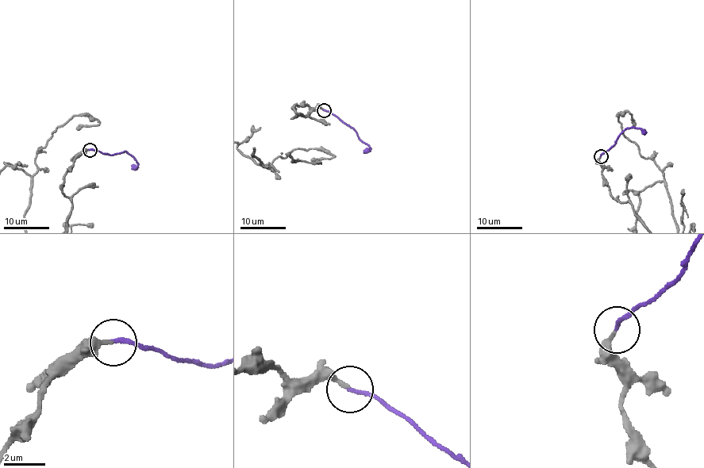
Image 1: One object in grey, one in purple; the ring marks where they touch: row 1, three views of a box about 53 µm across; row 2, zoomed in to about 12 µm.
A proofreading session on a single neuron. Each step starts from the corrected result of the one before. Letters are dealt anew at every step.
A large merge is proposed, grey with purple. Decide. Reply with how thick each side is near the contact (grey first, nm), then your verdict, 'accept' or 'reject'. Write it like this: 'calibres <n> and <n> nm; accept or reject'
calibres 200 and 180 nm; accept

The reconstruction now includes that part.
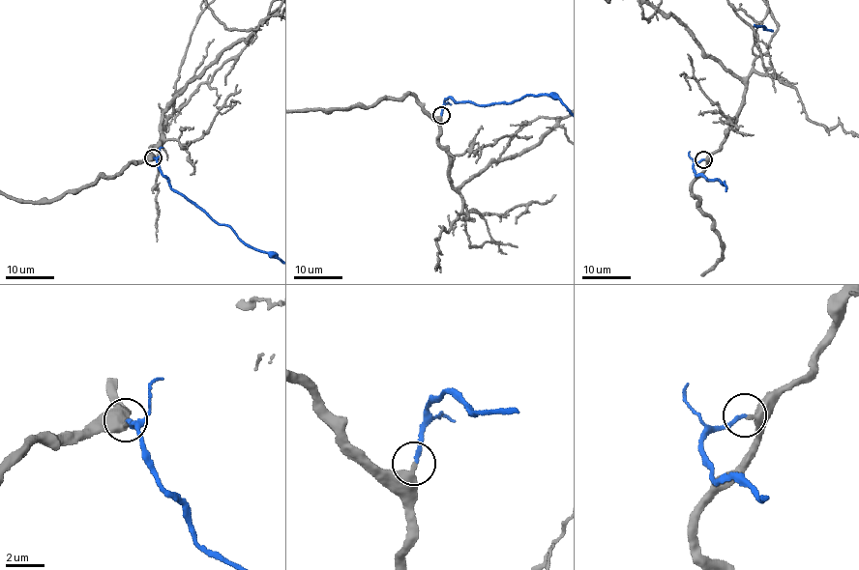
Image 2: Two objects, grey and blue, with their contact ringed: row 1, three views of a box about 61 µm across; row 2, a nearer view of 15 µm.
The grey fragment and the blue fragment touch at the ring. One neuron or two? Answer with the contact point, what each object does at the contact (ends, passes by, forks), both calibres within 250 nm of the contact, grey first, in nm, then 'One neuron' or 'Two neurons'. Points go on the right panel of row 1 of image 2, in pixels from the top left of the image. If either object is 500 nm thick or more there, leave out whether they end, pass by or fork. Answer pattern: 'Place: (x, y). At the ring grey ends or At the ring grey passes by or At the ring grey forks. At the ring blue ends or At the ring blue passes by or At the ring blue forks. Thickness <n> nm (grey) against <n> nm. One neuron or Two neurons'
Place: (703, 159). At the ring grey ends. At the ring blue ends. Thickness 360 nm (grey) against 200 nm. One neuron

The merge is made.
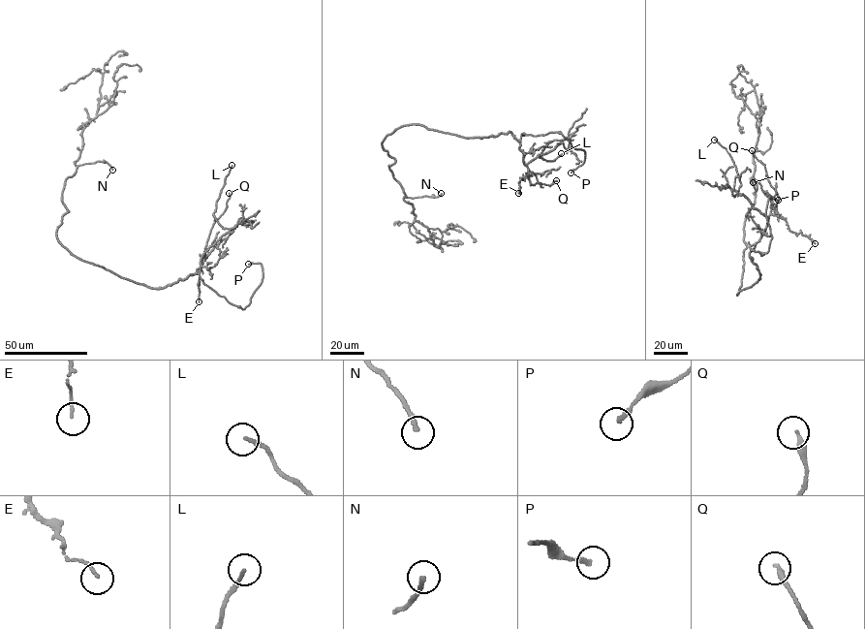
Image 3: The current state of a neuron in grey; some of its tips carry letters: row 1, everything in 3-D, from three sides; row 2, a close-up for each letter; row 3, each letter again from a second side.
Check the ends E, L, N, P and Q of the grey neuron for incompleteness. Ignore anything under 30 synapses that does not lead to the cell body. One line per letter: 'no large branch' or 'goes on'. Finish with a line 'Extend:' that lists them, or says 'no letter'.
E: no large branch
L: no large branch
N: no large branch
P: goes on
Q: no large branch
Extend: P

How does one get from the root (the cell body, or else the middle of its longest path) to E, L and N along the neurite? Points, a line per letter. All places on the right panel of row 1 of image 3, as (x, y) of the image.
E: (737, 294), (759, 278), (749, 254), (759, 240), (770, 214), (784, 219), (791, 232), (801, 232), (815, 243)
L: (737, 294), (759, 278), (749, 254), (768, 219), (744, 195), (732, 190), (732, 196), (740, 178), (714, 140)
N: (737, 294), (741, 285), (743, 251), (747, 247), (743, 240), (745, 217), (756, 196), (753, 182)

